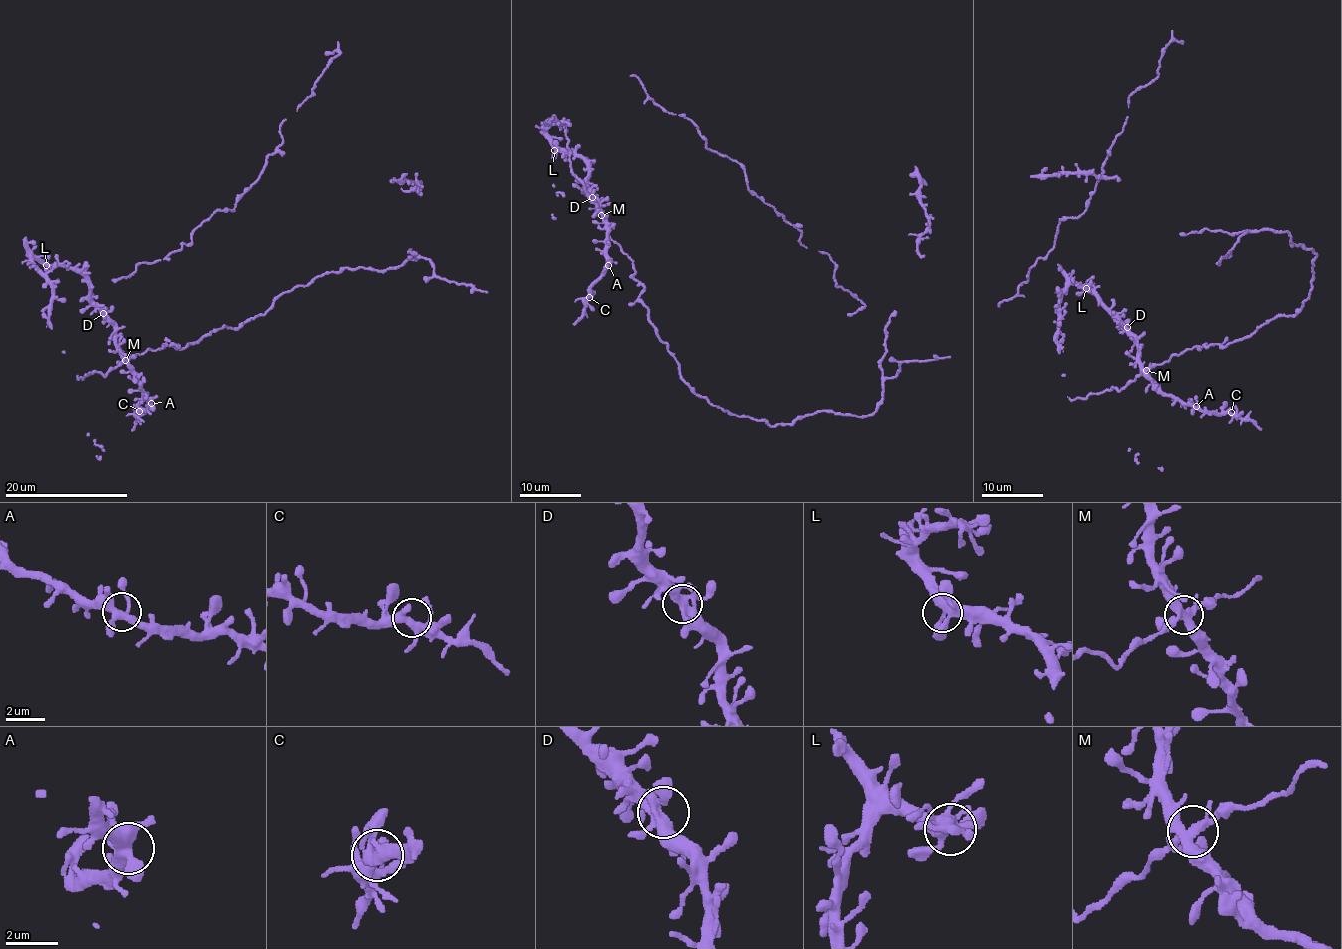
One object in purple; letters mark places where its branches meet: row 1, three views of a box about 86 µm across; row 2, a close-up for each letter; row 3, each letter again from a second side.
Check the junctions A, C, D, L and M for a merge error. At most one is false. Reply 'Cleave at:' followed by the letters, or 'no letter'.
Cleave at: no letter

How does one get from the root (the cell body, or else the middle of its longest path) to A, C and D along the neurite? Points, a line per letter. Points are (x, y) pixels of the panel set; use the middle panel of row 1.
A: (601, 212), (607, 232), (605, 252), (608, 265)
C: (601, 212), (607, 232), (605, 270), (591, 288), (589, 297)
D: (601, 212), (592, 197)

